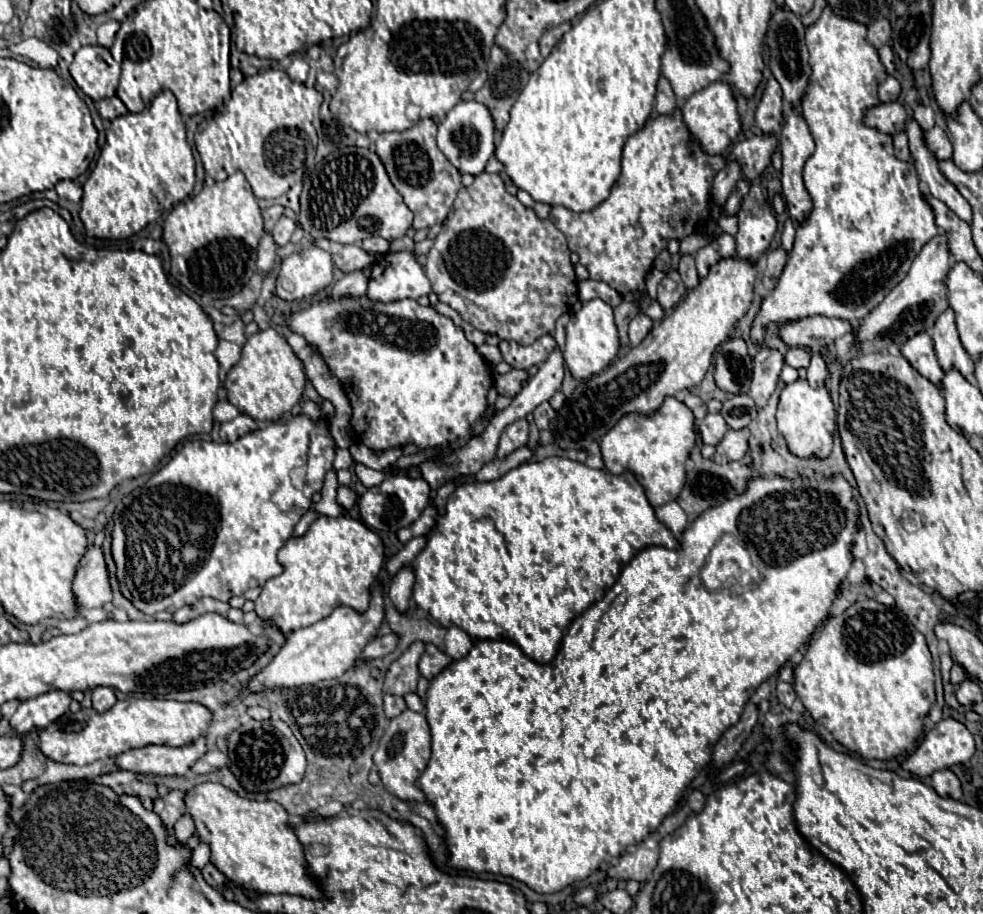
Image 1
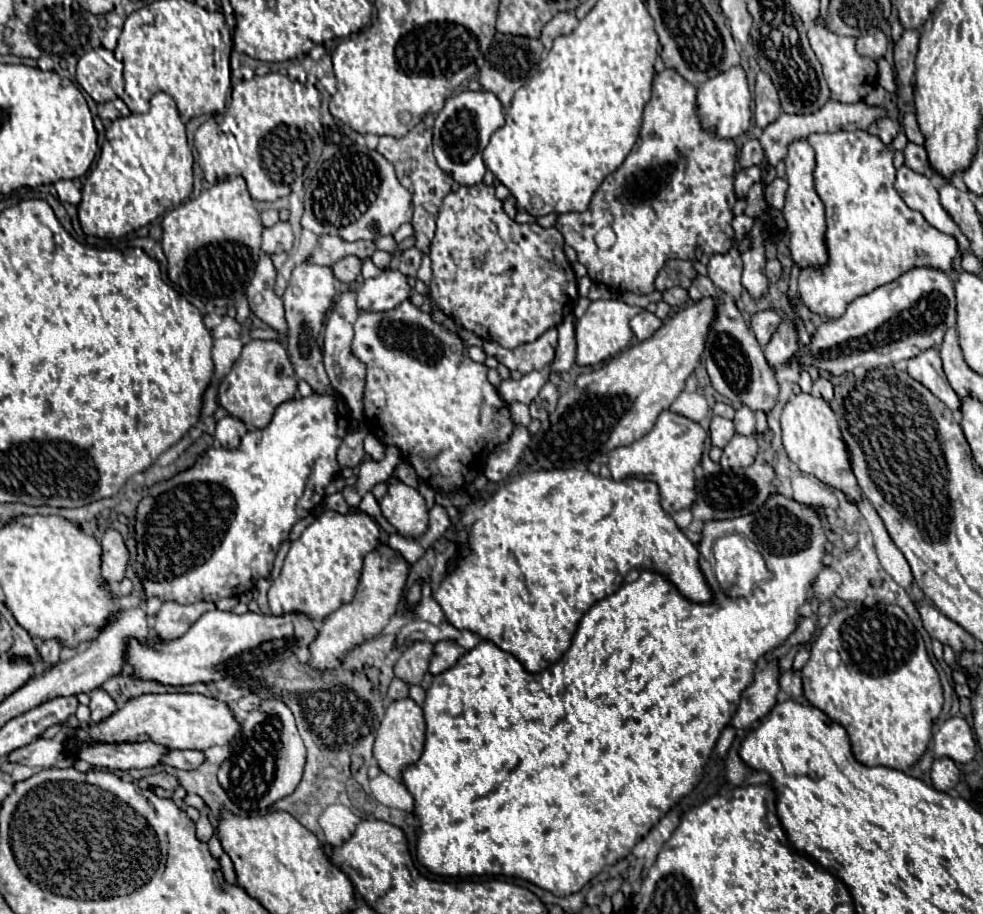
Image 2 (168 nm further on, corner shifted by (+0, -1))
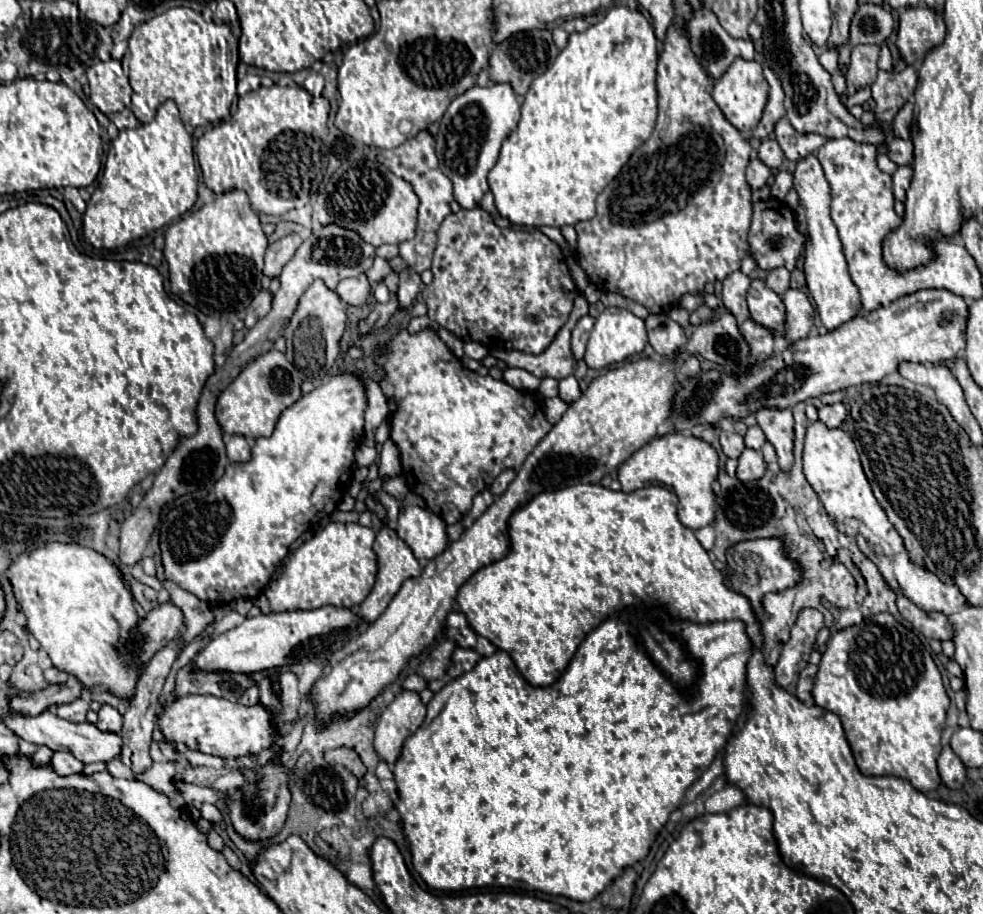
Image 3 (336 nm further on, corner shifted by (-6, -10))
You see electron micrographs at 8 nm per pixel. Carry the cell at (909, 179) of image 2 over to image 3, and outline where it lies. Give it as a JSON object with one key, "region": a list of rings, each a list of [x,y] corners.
{"region":[[[899,167],[893,175],[893,189],[895,189],[895,199],[897,201],[905,201],[905,193],[907,193],[907,187],[911,183],[911,167]]]}

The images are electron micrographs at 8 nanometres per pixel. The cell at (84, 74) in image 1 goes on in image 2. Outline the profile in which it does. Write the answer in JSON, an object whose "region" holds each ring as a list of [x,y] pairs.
{"region":[[[103,47],[92,49],[77,62],[77,82],[95,102],[120,98],[124,94],[123,63],[115,58],[112,51]]]}

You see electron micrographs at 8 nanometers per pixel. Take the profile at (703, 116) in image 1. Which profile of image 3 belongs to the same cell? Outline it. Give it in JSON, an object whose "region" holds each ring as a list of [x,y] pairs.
{"region":[[[737,59],[729,69],[727,73],[715,83],[713,87],[713,101],[719,105],[721,113],[725,115],[725,119],[737,127],[739,131],[751,131],[757,127],[759,119],[761,119],[761,113],[763,113],[763,107],[767,103],[767,83],[763,79],[763,69],[759,63],[755,61],[743,61],[743,59]]]}

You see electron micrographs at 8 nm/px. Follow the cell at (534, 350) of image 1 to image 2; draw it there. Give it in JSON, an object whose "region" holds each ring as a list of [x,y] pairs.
{"region":[[[549,328],[535,342],[521,344],[513,350],[507,350],[497,342],[485,342],[483,350],[487,356],[497,358],[509,370],[519,370],[521,374],[527,374],[533,370],[539,372],[545,370],[555,358],[555,346],[557,346],[557,328]]]}

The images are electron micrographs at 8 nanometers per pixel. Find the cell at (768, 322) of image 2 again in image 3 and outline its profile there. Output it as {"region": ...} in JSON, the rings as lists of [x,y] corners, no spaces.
{"region":[[[747,319],[741,327],[741,333],[743,337],[747,339],[749,347],[751,347],[751,353],[757,357],[757,359],[763,359],[767,355],[773,355],[773,341],[775,341],[775,333],[759,323],[755,323],[753,319]]]}

